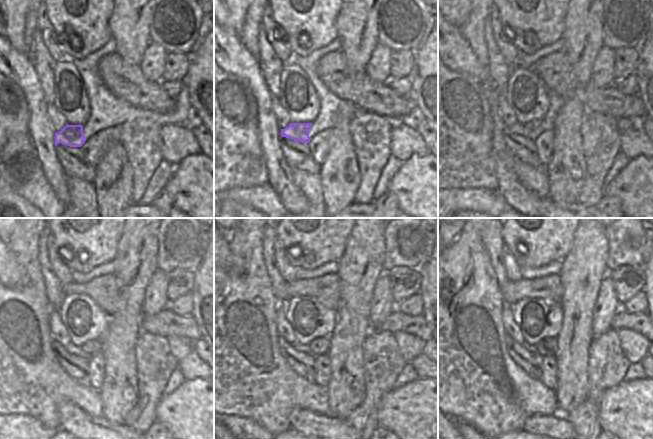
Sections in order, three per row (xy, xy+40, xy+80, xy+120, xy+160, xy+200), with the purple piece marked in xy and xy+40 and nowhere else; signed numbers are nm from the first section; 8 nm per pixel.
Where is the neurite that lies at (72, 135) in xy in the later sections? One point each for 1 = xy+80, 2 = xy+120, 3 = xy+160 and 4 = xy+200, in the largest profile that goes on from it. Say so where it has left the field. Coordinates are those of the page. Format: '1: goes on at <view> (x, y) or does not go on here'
1: goes on at xy+80 (530, 130)
2: goes on at xy+120 (91, 348)
3: goes on at xy+160 (320, 346)
4: goes on at xy+200 (546, 346)

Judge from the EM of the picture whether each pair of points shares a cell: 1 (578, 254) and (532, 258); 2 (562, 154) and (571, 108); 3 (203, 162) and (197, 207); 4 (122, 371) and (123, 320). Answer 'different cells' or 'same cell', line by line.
1: different cells
2: same cell
3: same cell
4: same cell

